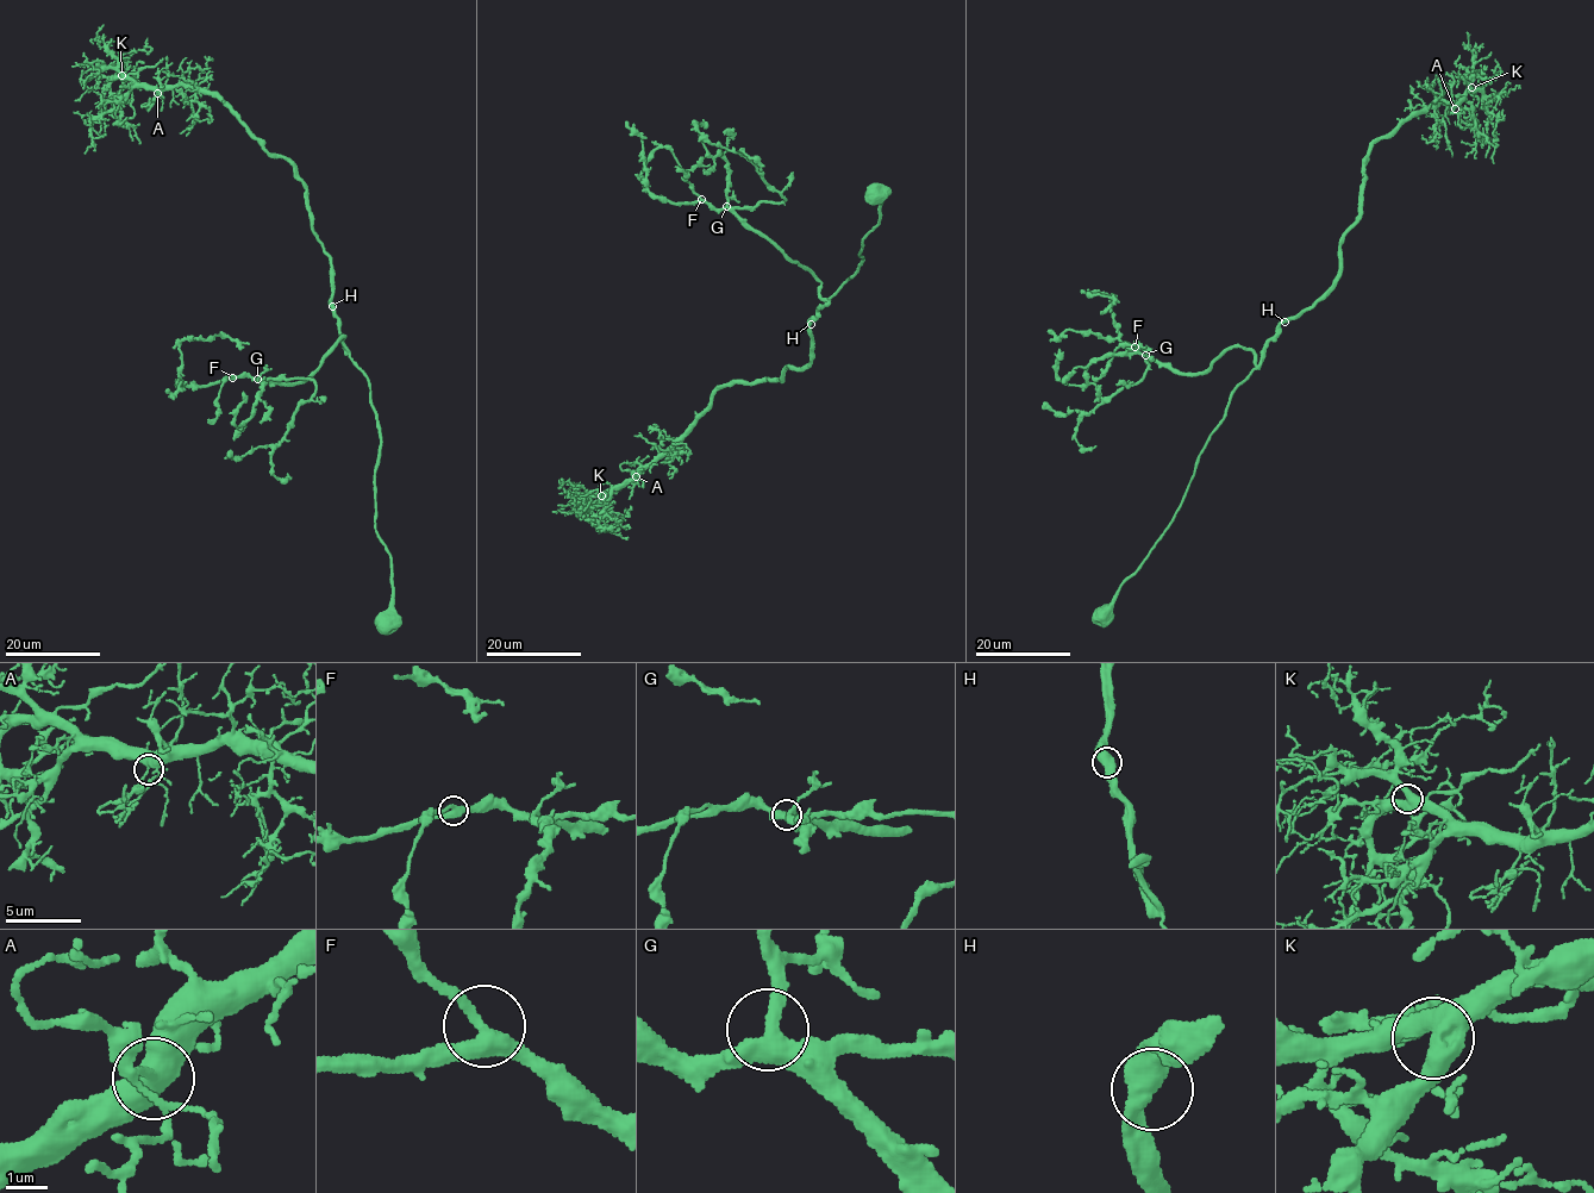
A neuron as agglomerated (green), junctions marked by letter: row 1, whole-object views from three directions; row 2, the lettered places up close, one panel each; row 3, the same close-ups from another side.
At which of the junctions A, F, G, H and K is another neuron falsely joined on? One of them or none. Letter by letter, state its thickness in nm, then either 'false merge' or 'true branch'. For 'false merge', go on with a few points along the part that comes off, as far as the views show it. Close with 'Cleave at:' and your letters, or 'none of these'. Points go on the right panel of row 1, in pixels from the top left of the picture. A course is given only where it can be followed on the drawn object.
A: calibre 380 nm; true branch
F: calibre 360 nm; true branch
G: calibre 400 nm; true branch
H: calibre 600 nm; true branch
K: calibre 500 nm; true branch
Cleave at: none of these

